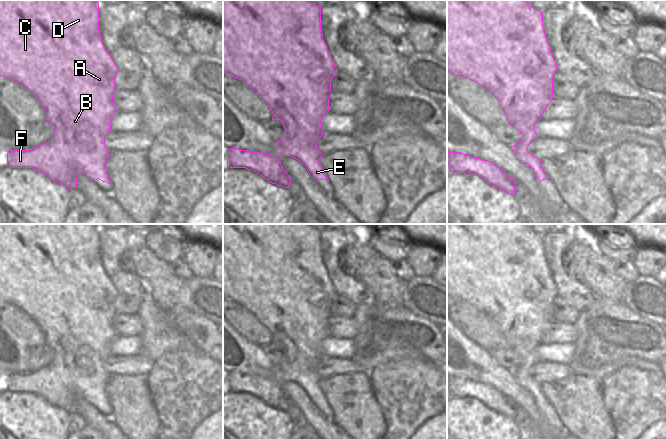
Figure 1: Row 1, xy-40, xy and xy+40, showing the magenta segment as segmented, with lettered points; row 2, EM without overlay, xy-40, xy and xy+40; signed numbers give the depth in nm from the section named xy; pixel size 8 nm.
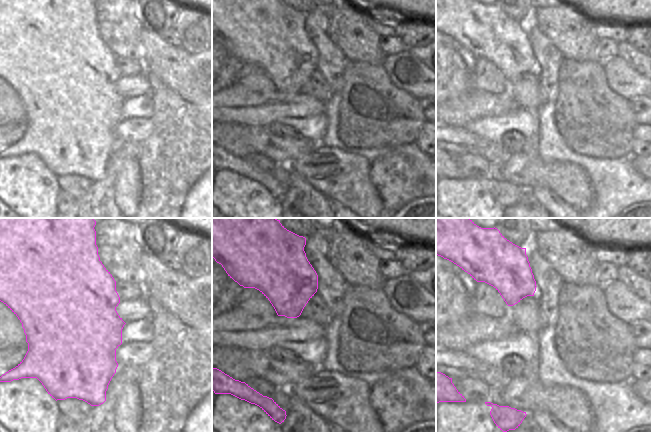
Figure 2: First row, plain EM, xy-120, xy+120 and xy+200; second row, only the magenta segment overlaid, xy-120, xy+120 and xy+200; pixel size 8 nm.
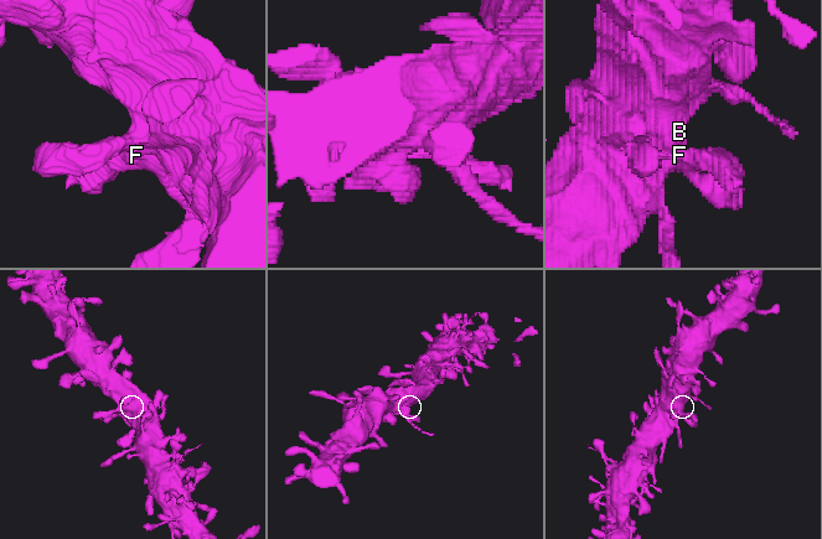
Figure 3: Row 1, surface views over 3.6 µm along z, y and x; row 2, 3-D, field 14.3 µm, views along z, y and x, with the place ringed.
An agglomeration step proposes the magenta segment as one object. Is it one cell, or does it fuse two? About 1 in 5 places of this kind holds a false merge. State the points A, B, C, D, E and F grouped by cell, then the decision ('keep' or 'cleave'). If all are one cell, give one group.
A B C D E F; keep

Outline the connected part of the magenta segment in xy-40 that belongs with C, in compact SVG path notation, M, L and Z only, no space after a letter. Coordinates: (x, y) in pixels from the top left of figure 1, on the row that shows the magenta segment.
M0 0L0 76L14 80L26 88L39 102L45 111L45 120L55 129L53 137L46 143L30 150L9 150L7 166L10 168L32 168L44 174L50 180L66 186L69 190L77 188L77 177L84 174L92 181L97 179L111 184L105 163L109 151L105 145L105 137L111 132L111 121L119 112L113 103L115 75L119 69L111 55L105 49L99 31L99 3L95 0Z

